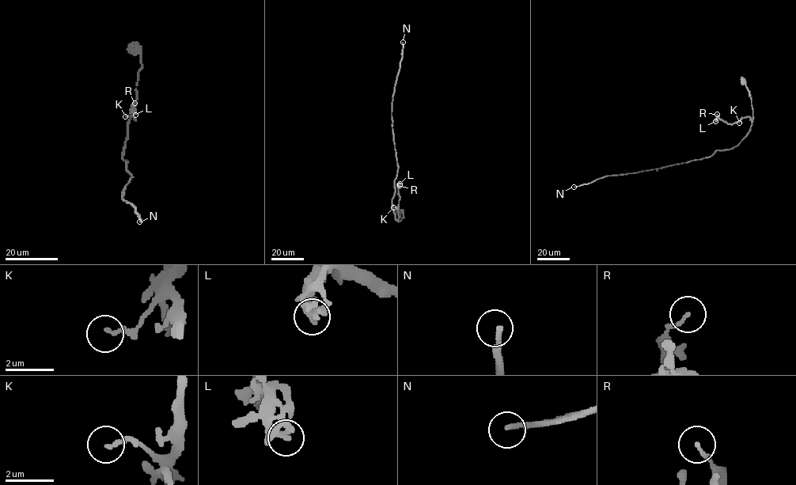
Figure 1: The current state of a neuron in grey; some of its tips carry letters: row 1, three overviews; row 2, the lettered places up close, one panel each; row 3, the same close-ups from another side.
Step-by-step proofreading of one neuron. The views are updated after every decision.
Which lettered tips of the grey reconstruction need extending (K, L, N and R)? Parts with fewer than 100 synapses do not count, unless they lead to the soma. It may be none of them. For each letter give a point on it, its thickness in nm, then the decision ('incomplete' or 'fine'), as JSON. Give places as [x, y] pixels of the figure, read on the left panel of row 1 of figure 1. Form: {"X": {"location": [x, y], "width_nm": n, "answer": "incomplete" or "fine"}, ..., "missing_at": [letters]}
{"K": {"location": [125, 116], "width_nm": 160, "answer": "fine"}, "L": {"location": [135, 115], "width_nm": 400, "answer": "fine"}, "N": {"location": [139, 221], "width_nm": 200, "answer": "incomplete"}, "R": {"location": [134, 103], "width_nm": 120, "answer": "fine"}, "missing_at": ["N"]}

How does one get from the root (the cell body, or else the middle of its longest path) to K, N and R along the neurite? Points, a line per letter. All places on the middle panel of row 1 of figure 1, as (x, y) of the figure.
K: (400, 210), (403, 217), (398, 221), (398, 210), (393, 207)
N: (400, 210), (403, 217), (398, 221), (392, 204), (398, 164), (392, 107), (402, 58), (403, 42)
R: (400, 210), (403, 217), (398, 221), (399, 185)

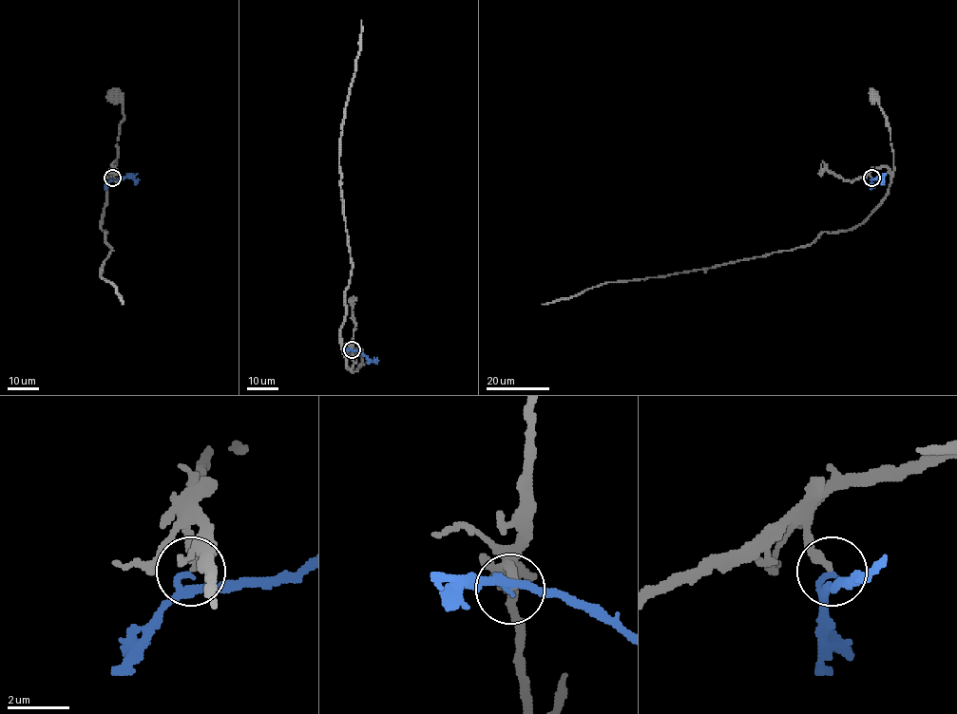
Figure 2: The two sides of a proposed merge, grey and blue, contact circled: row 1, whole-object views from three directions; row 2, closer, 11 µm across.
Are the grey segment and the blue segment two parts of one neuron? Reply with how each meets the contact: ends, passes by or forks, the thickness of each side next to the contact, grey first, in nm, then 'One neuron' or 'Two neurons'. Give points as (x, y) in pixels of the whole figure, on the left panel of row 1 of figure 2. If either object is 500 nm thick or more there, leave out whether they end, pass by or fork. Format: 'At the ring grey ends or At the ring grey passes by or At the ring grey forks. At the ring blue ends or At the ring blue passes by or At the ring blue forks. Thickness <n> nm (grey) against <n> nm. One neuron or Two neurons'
At the ring grey ends. At the ring blue passes by. Thickness 240 nm (grey) against 140 nm. Two neurons

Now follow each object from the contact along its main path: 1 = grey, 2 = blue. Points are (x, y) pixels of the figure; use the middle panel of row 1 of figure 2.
1: (352, 349), (352, 371), (356, 371), (363, 363), (356, 351)
2: (352, 349), (360, 351), (371, 363), (374, 363), (373, 358)

